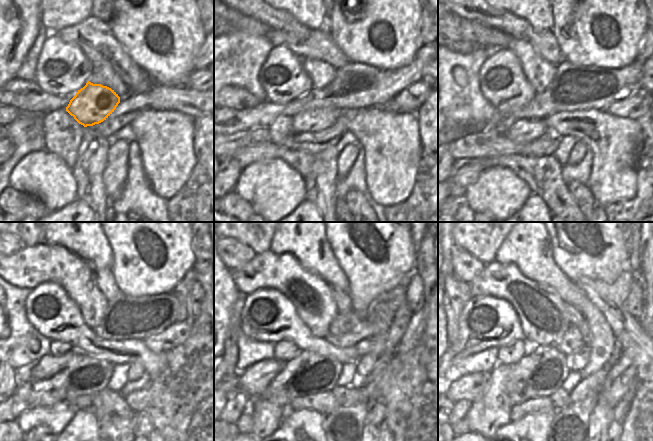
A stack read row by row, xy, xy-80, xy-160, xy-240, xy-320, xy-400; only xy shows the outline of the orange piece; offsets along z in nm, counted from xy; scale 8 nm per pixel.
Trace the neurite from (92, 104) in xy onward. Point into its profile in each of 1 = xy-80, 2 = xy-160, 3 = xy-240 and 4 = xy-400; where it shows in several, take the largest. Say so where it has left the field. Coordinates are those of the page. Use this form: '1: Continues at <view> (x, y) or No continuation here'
1: Continues at xy-80 (309, 120)
2: Continues at xy-160 (522, 130)
3: Continues at xy-240 (48, 365)
4: Continues at xy-400 (470, 387).

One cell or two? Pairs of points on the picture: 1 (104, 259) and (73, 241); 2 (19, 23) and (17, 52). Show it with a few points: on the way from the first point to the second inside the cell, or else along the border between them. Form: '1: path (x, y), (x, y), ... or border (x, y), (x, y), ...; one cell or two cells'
1: path (96, 251), (86, 241), (81, 241); one cell
2: path (19, 30), (18, 45); one cell

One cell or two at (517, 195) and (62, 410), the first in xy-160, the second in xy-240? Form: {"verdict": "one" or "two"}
{"verdict": "one"}

